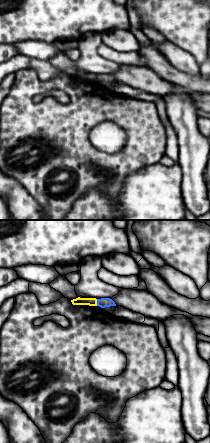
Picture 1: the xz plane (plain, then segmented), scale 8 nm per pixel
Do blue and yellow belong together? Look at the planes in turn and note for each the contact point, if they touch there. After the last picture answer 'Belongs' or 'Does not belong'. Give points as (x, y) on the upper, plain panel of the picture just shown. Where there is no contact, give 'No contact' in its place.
Touches blue at (97, 78)

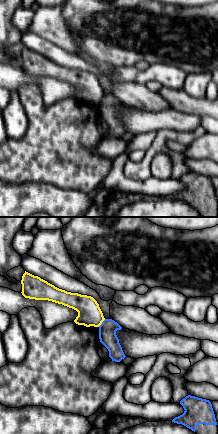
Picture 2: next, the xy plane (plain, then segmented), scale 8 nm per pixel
Touches blue at (102, 99)

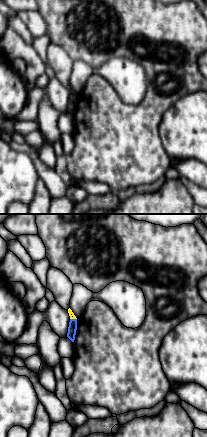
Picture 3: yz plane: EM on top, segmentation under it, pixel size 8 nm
Touches blue at (73, 95)

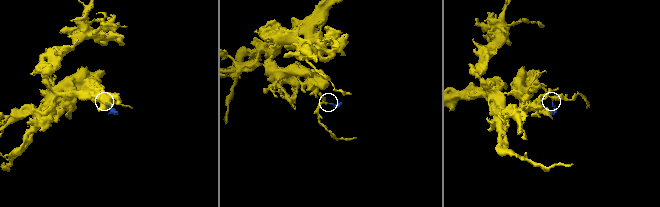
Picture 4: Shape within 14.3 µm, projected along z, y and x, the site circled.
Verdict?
Does not belong

